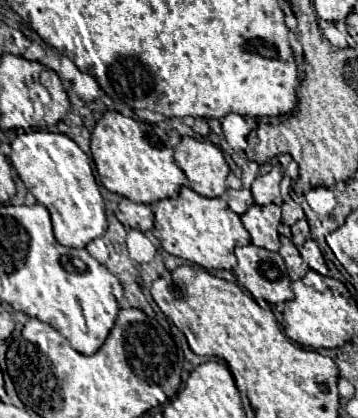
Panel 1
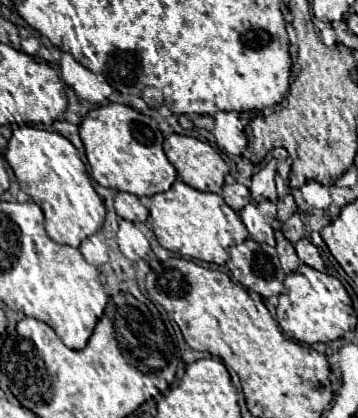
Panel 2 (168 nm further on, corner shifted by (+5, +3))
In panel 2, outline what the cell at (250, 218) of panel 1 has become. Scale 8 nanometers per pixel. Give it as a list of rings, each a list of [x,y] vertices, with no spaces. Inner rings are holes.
[[[251,201],[239,211],[239,217],[249,231],[249,237],[257,243],[267,243],[271,247],[275,247],[273,221],[276,215],[276,204],[271,201]]]

